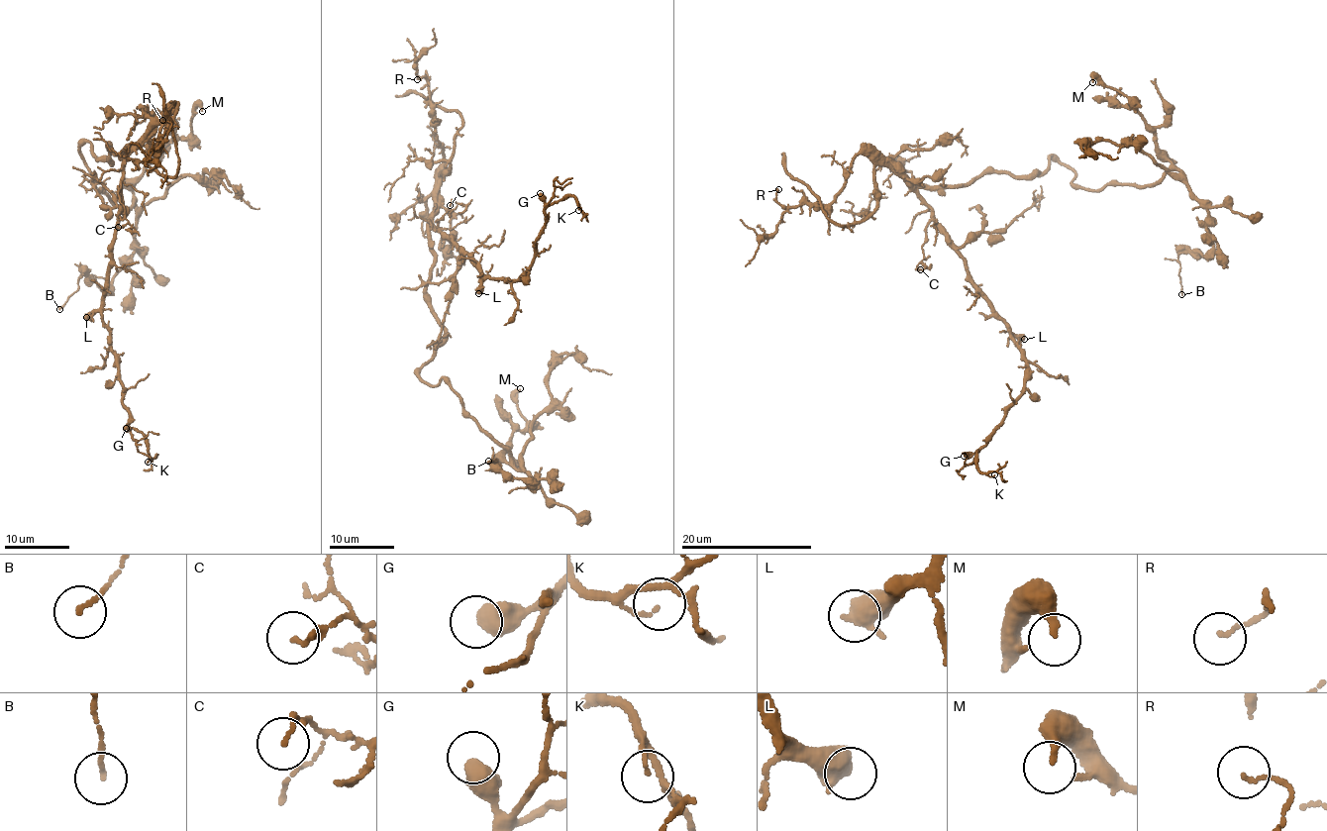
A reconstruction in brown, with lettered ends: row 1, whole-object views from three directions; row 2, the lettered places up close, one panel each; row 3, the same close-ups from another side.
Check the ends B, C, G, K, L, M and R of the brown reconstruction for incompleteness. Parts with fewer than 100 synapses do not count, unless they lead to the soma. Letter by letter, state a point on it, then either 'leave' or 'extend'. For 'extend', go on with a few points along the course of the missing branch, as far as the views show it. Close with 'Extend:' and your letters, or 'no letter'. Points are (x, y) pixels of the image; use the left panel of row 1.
B: place (59, 309); leave
C: place (118, 227); leave
G: place (126, 428); leave
K: place (148, 462); leave
L: place (86, 317); leave
M: place (202, 111); leave
R: place (162, 120); leave
Extend: no letter

